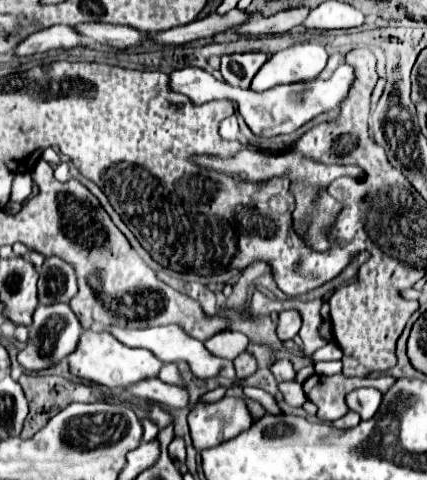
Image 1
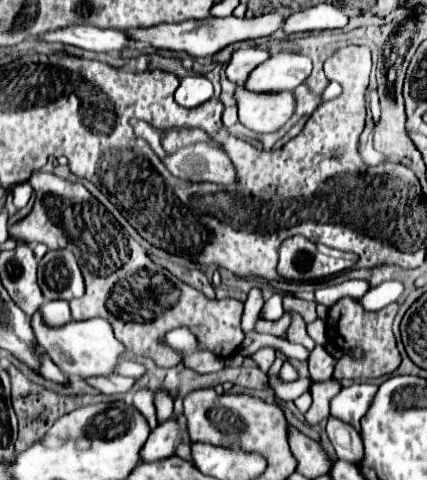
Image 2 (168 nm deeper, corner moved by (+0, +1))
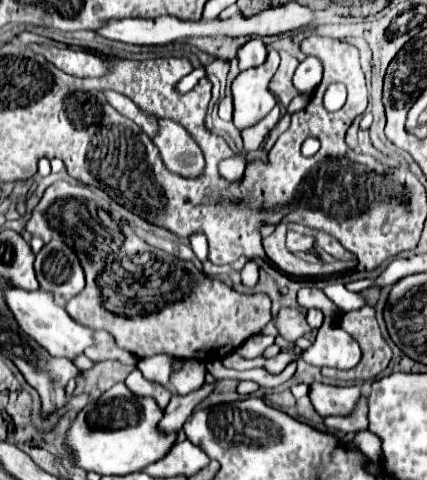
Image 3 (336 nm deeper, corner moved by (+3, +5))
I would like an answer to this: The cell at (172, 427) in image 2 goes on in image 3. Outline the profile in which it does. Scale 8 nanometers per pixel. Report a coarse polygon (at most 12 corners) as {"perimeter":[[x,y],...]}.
{"perimeter":[[203,385],[185,397],[173,395],[163,419],[161,433],[181,431],[193,409],[213,391]]}

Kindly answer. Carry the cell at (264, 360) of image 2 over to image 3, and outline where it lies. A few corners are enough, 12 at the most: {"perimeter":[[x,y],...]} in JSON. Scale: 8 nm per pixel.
{"perimeter":[[253,335],[237,349],[245,359],[261,357],[271,335]]}

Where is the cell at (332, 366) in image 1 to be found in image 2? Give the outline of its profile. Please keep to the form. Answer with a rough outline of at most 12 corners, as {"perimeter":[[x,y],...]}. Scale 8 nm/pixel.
{"perimeter":[[322,345],[310,351],[314,381],[332,377],[336,359]]}

